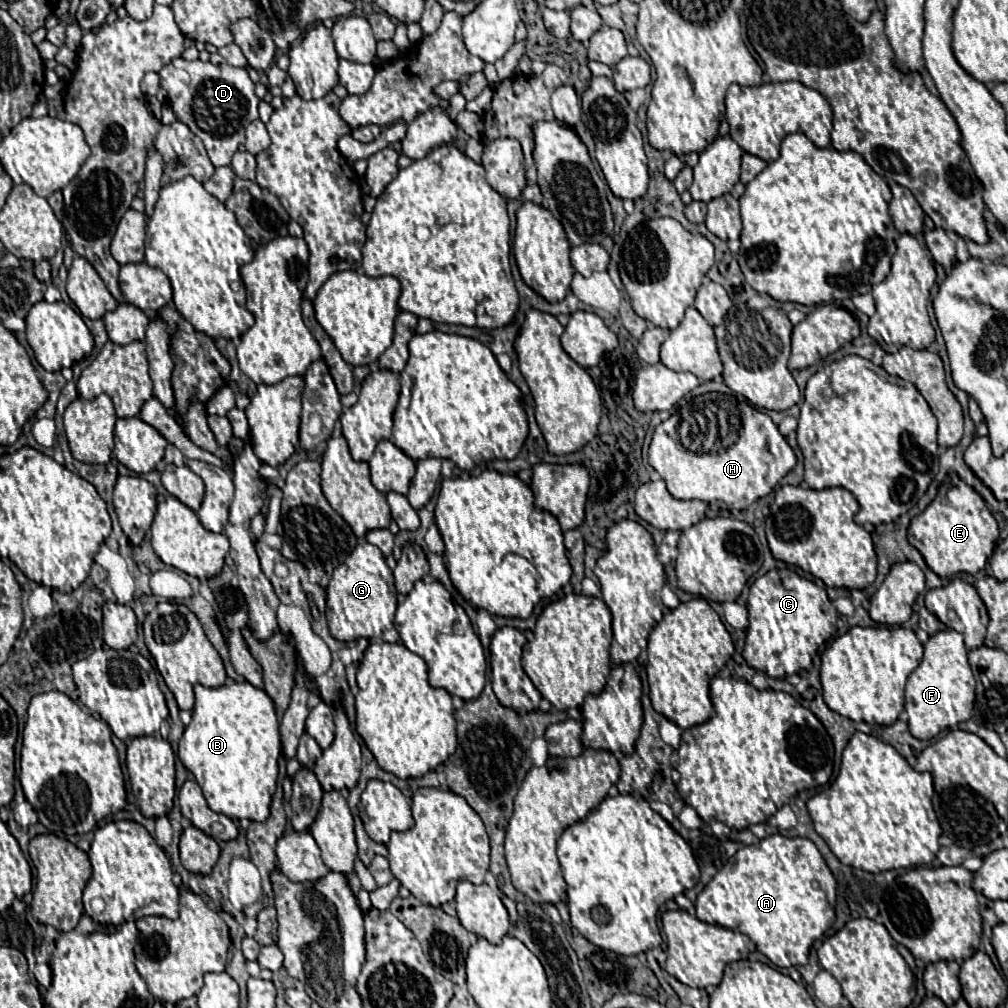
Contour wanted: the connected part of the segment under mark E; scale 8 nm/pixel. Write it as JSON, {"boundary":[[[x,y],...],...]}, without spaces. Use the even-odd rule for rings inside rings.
{"boundary":[[[952,475],[950,481],[940,487],[936,499],[922,515],[914,517],[908,527],[908,543],[920,551],[926,565],[940,579],[950,579],[956,573],[976,575],[978,571],[984,571],[994,553],[996,541],[998,523],[988,511],[984,499],[956,475]]]}

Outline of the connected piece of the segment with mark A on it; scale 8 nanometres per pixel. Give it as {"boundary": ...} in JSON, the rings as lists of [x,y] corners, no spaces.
{"boundary":[[[770,835],[738,853],[698,893],[696,917],[748,935],[776,967],[798,967],[808,961],[814,941],[832,927],[836,913],[836,879],[810,839]]]}

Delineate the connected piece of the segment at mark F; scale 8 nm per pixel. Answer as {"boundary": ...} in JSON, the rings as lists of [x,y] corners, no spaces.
{"boundary":[[[946,629],[928,639],[924,645],[924,659],[912,671],[906,683],[906,713],[908,729],[916,739],[934,739],[940,731],[952,729],[972,717],[976,679],[968,665],[968,651],[964,637],[958,631]]]}

